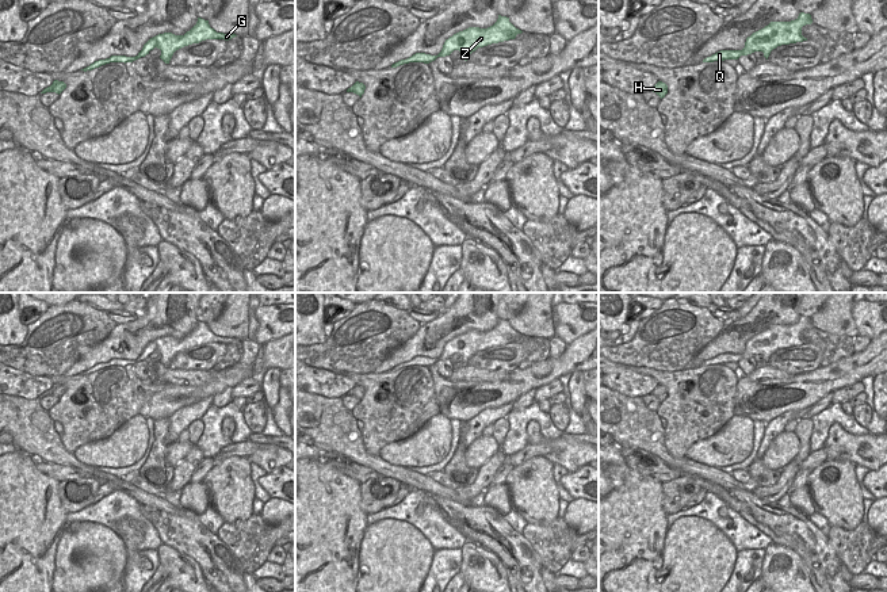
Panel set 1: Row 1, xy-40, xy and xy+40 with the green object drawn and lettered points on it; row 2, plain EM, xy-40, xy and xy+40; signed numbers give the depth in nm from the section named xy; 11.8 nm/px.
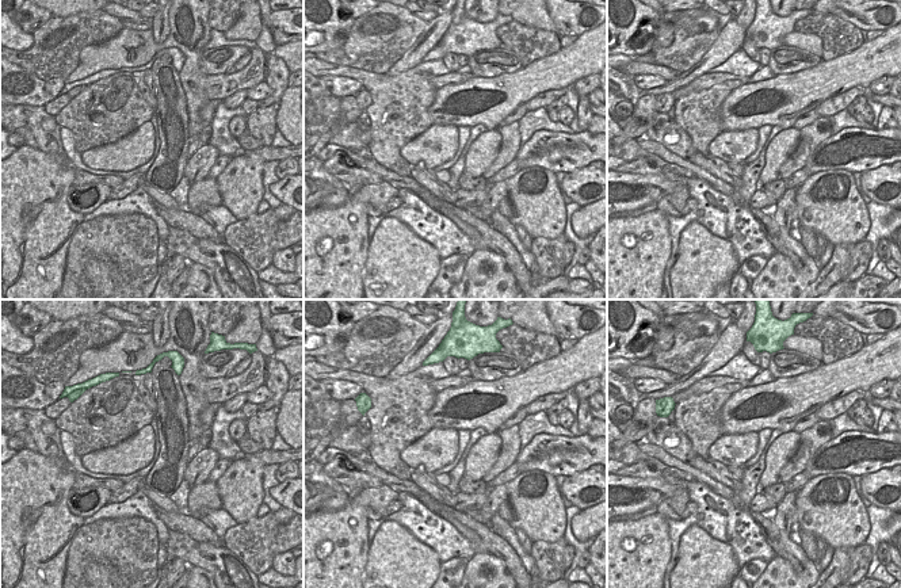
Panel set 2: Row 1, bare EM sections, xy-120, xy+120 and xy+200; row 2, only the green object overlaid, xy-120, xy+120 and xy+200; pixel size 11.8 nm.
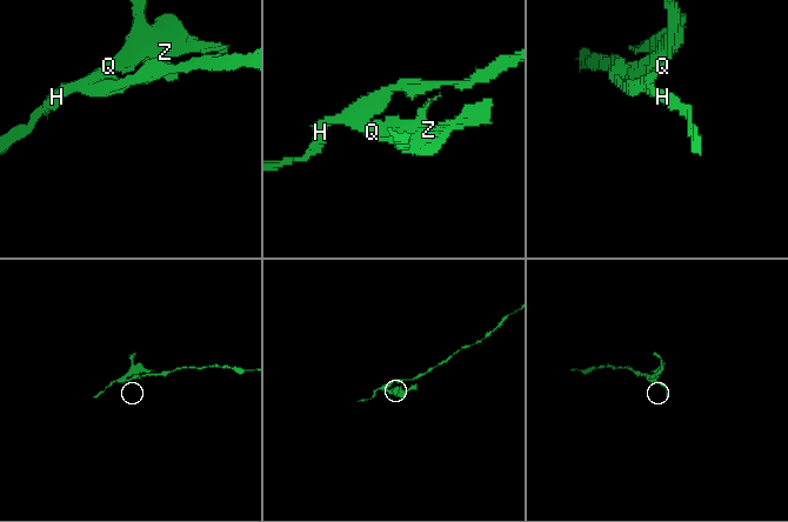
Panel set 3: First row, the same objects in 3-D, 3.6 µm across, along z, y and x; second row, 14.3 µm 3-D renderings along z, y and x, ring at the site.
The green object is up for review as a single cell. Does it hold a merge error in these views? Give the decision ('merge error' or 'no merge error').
merge error

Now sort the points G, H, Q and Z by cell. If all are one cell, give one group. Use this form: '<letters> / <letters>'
G Q Z / H

